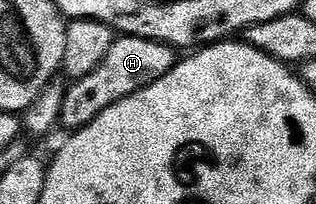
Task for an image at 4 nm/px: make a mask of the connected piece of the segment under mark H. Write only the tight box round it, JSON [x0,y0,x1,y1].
[60,36,178,131]

